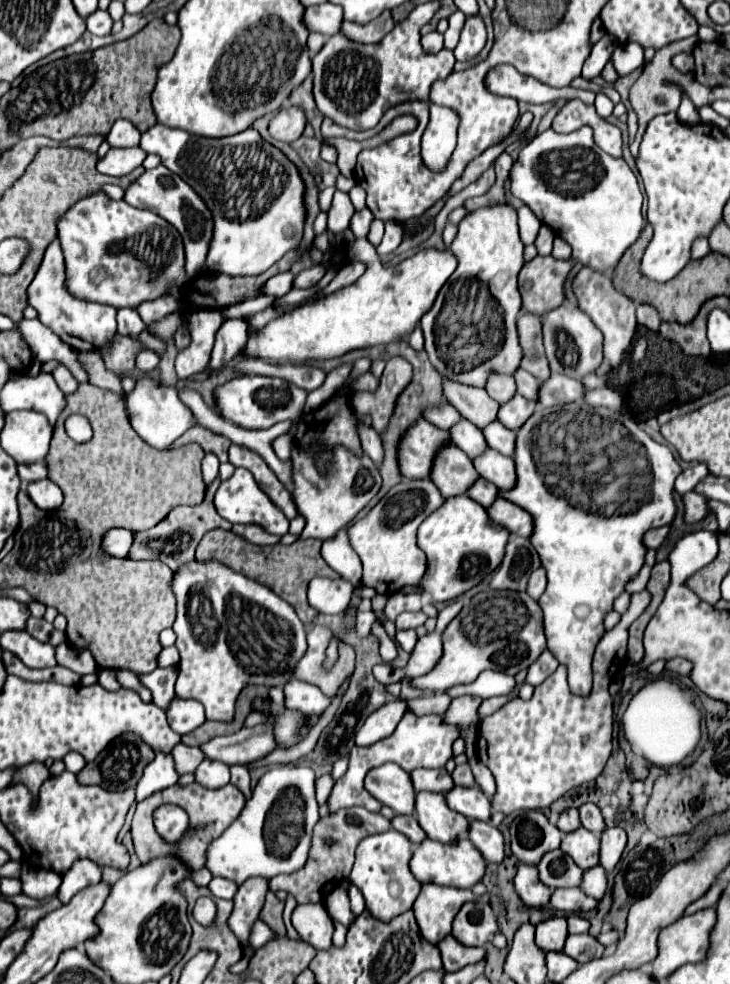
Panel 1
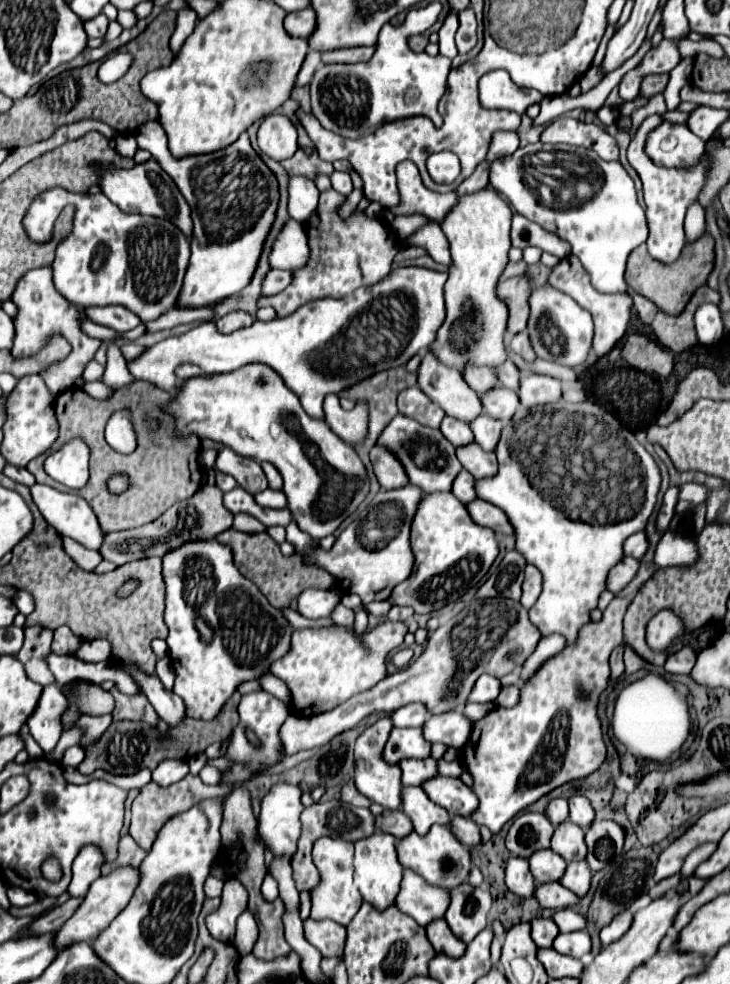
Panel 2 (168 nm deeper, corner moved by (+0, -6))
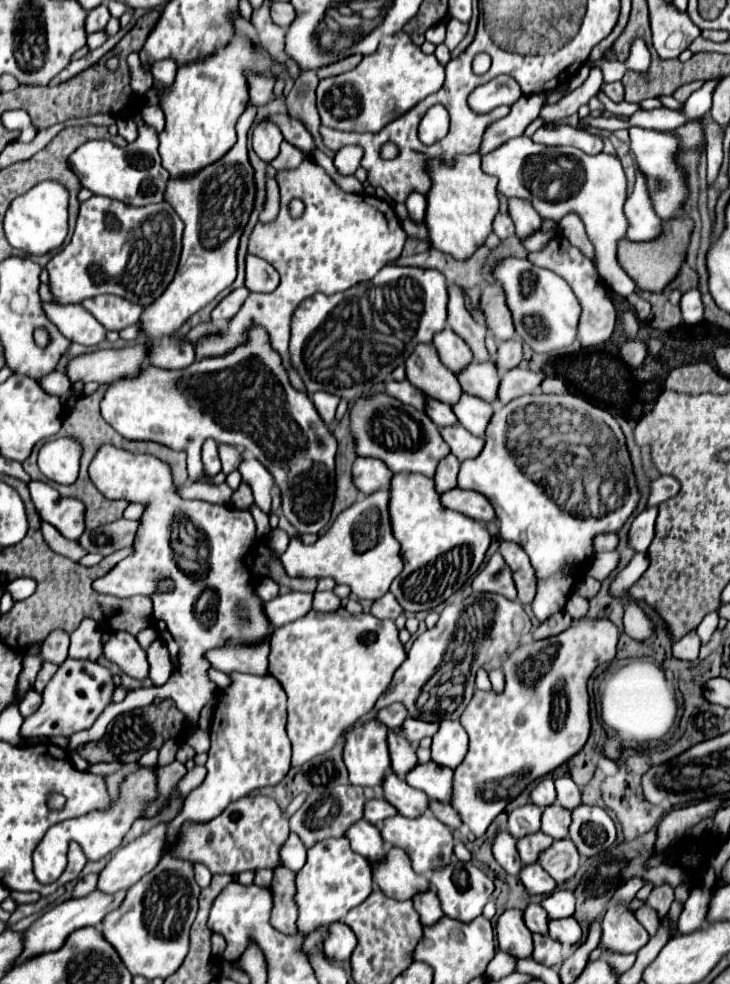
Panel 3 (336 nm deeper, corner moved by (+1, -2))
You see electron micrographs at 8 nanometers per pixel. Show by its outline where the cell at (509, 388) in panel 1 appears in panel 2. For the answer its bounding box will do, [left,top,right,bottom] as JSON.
[462,363,496,393]

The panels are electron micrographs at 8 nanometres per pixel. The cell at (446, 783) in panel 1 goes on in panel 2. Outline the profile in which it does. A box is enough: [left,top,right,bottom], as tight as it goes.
[398,759,436,785]

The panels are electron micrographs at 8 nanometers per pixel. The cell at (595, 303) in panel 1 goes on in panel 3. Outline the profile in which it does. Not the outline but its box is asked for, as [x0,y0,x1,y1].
[527,237,617,347]

